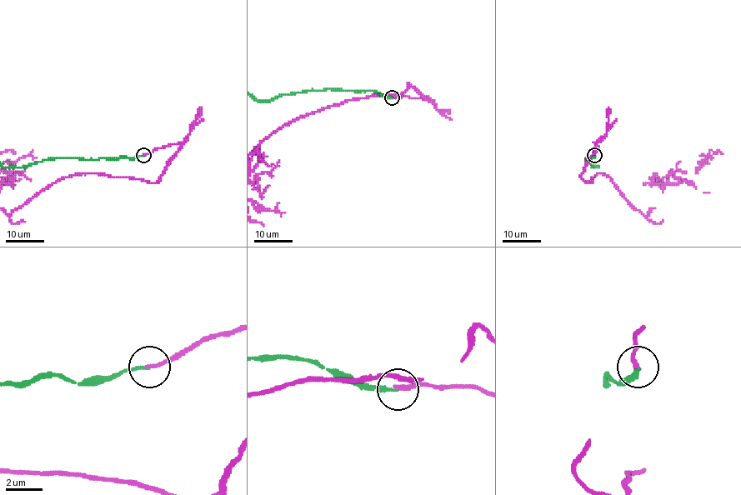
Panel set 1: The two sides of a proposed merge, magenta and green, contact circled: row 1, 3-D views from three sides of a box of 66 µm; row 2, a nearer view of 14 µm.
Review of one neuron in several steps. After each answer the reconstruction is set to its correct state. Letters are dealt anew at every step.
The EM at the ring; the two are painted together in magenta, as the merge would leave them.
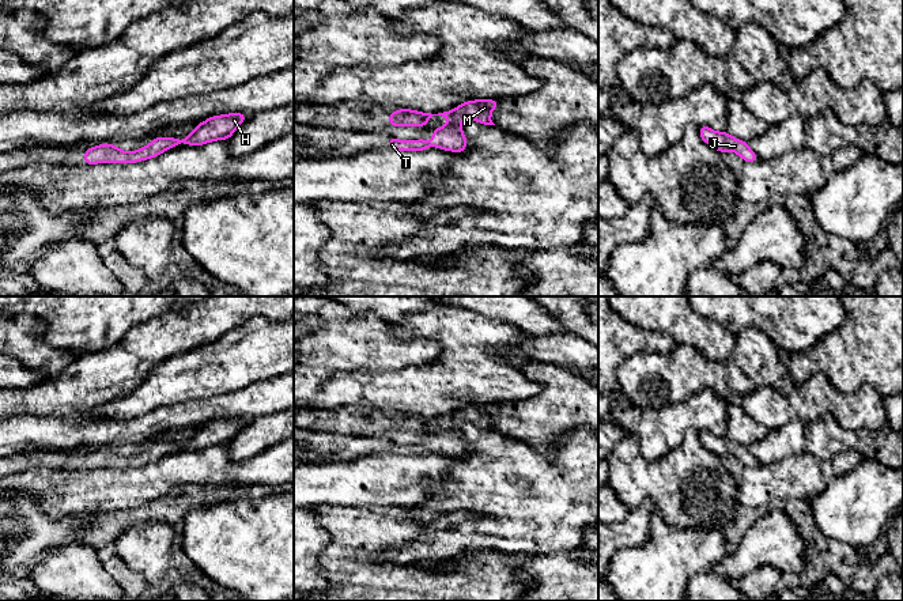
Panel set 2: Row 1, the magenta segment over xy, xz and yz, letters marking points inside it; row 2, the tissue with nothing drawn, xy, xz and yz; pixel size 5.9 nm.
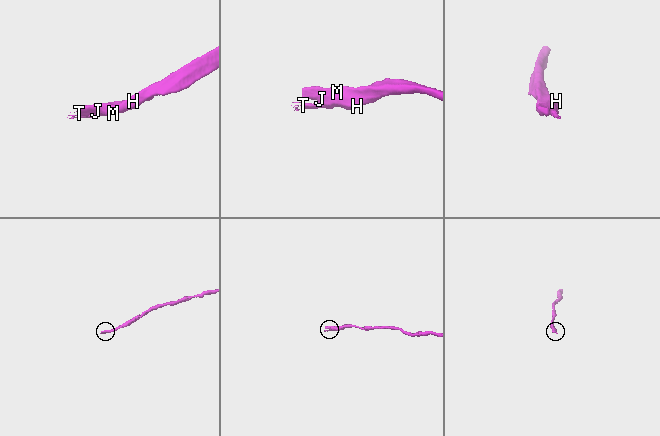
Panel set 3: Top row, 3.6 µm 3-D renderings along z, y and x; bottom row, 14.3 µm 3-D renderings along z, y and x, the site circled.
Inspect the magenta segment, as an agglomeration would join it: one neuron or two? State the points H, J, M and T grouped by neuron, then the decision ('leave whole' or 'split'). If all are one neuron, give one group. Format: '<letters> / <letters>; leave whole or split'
H J M T; leave whole

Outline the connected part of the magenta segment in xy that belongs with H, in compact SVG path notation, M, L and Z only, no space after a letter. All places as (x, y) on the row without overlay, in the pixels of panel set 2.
M228 417L212 420L200 427L185 443L177 442L155 442L150 449L132 457L125 457L117 450L102 447L97 451L84 454L83 469L97 468L137 468L150 462L156 462L162 457L178 450L204 450L216 445L228 445L237 432L248 423L243 417Z

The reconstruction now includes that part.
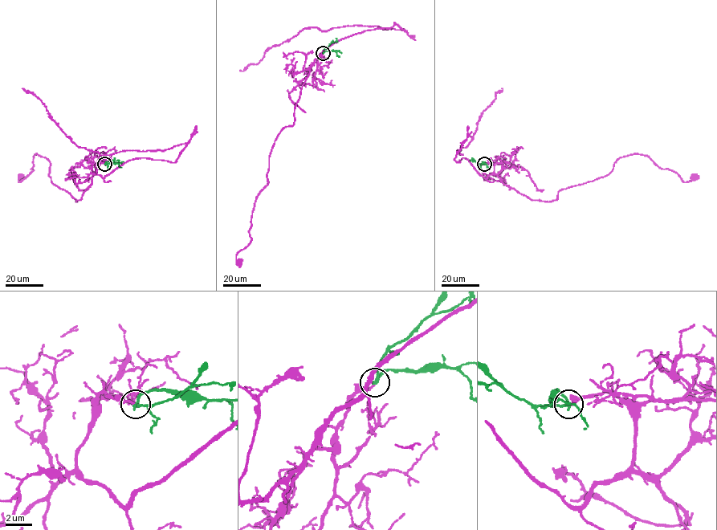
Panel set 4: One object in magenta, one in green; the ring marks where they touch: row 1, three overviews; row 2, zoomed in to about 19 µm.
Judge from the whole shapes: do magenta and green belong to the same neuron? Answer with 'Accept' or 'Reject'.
Accept

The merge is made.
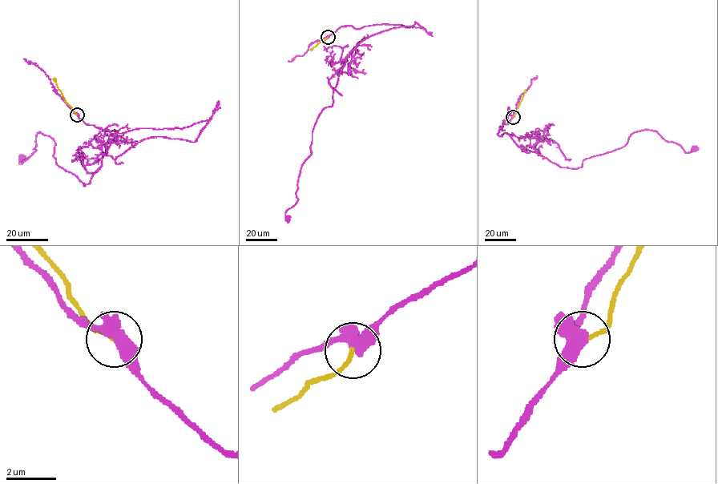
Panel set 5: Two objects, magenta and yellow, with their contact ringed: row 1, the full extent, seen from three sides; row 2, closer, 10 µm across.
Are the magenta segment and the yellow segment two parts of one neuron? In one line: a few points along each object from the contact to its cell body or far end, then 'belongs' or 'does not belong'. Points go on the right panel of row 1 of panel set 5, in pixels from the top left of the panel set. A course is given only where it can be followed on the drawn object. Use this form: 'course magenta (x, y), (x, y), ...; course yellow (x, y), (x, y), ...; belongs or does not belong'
course magenta (513, 117), (498, 135), (506, 132), (561, 167), (581, 167), (644, 130), (686, 152), (695, 148); course yellow (513, 117), (525, 90); does not belong

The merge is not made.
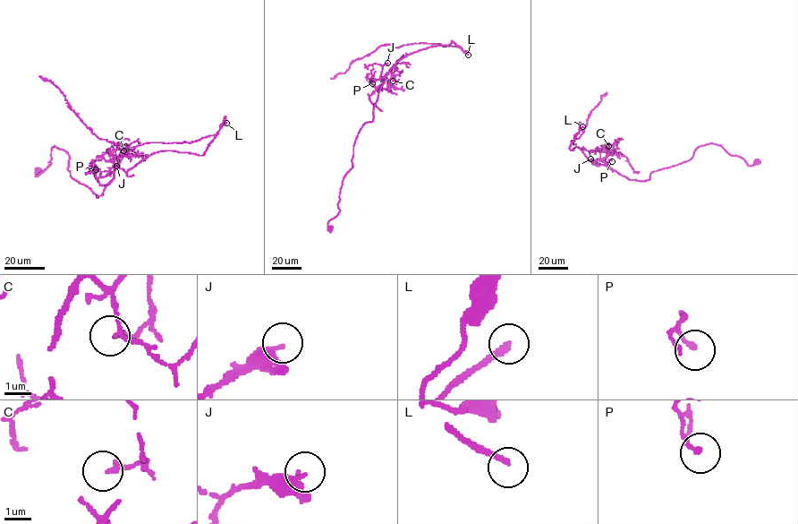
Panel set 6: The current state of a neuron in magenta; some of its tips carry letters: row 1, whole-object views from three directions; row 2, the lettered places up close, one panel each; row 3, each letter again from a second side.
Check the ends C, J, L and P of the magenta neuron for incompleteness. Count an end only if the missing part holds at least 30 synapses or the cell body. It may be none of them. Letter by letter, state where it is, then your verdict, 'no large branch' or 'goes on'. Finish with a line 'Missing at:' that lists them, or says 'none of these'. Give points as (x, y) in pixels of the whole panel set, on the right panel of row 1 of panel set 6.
C: (608, 146) | no large branch
J: (590, 158) | no large branch
L: (582, 126) | goes on
P: (612, 161) | no large branch
Missing at: L

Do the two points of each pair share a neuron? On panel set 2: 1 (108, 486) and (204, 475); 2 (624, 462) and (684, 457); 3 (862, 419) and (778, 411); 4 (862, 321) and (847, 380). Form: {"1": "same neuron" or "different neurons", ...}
{"1": "same neuron", "2": "same neuron", "3": "same neuron", "4": "same neuron"}

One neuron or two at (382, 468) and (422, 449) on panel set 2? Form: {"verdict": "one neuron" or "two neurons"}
{"verdict": "two neurons"}

